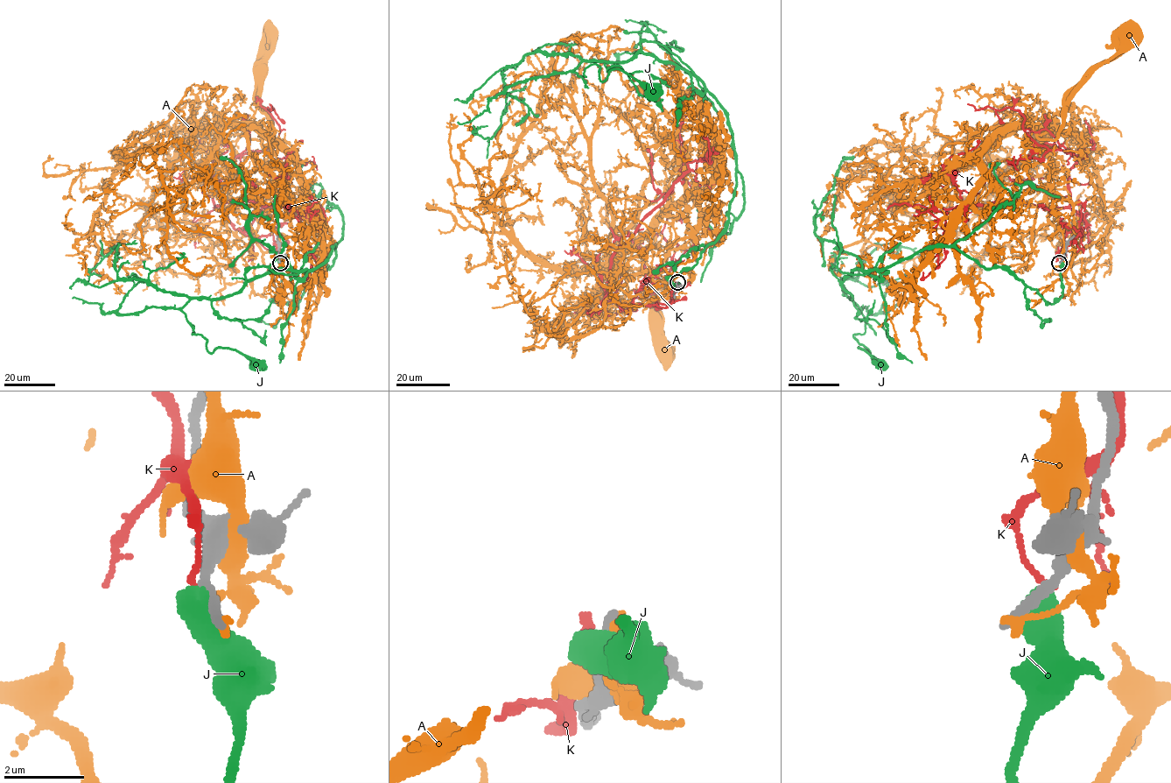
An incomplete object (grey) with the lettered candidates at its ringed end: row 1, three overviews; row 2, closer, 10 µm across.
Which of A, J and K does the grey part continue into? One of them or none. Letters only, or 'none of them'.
none of them

